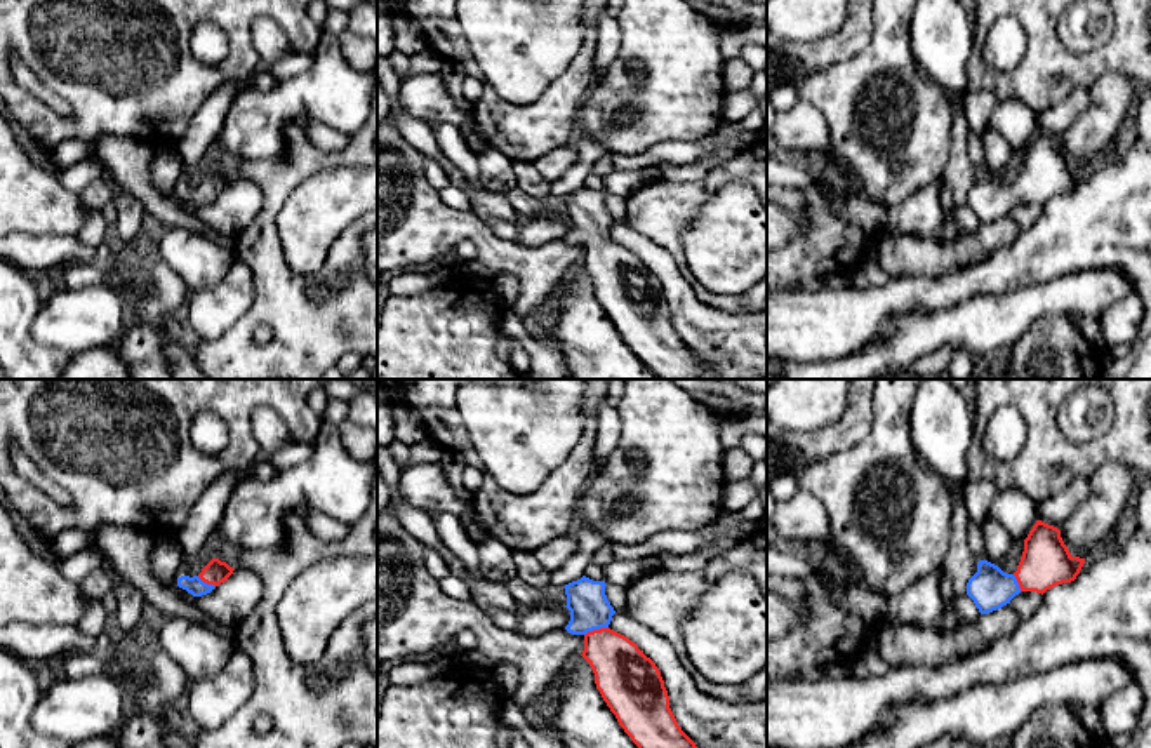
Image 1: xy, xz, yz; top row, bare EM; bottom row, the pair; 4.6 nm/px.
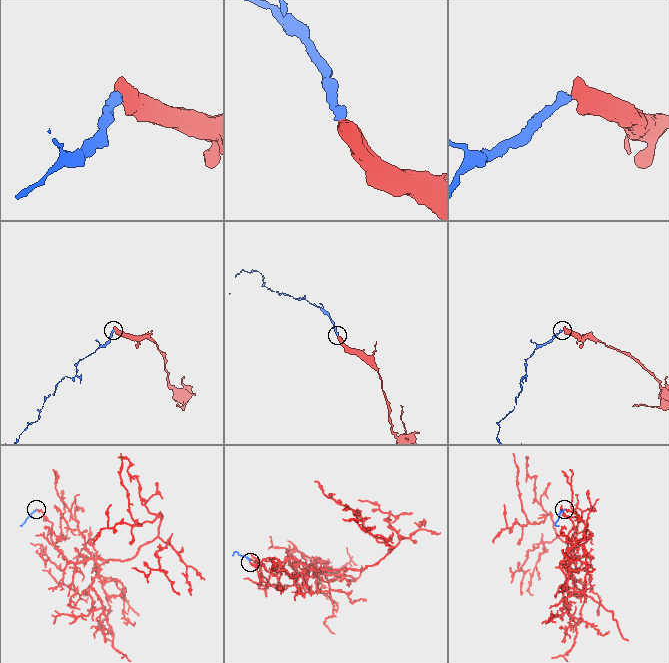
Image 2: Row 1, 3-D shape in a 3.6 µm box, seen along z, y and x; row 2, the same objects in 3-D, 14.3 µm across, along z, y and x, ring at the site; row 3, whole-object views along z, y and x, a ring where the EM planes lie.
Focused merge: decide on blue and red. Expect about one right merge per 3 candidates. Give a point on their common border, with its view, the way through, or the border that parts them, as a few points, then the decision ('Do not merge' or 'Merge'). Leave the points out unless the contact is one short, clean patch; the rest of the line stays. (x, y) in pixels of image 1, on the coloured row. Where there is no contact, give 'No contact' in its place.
Touches blue at xz (595, 628). Path across: xz (586, 601), (595, 628), (598, 641), (623, 674). Merge

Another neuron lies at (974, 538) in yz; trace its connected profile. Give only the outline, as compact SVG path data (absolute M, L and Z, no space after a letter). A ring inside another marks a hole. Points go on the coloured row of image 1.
M968 524L968 534L967 534L967 543L970 551L979 558L984 560L984 536L982 536L982 527L975 524Z

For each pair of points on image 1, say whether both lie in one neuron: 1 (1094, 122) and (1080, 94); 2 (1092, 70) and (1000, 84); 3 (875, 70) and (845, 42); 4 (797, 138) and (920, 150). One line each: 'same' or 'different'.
1: different
2: same
3: different
4: different

